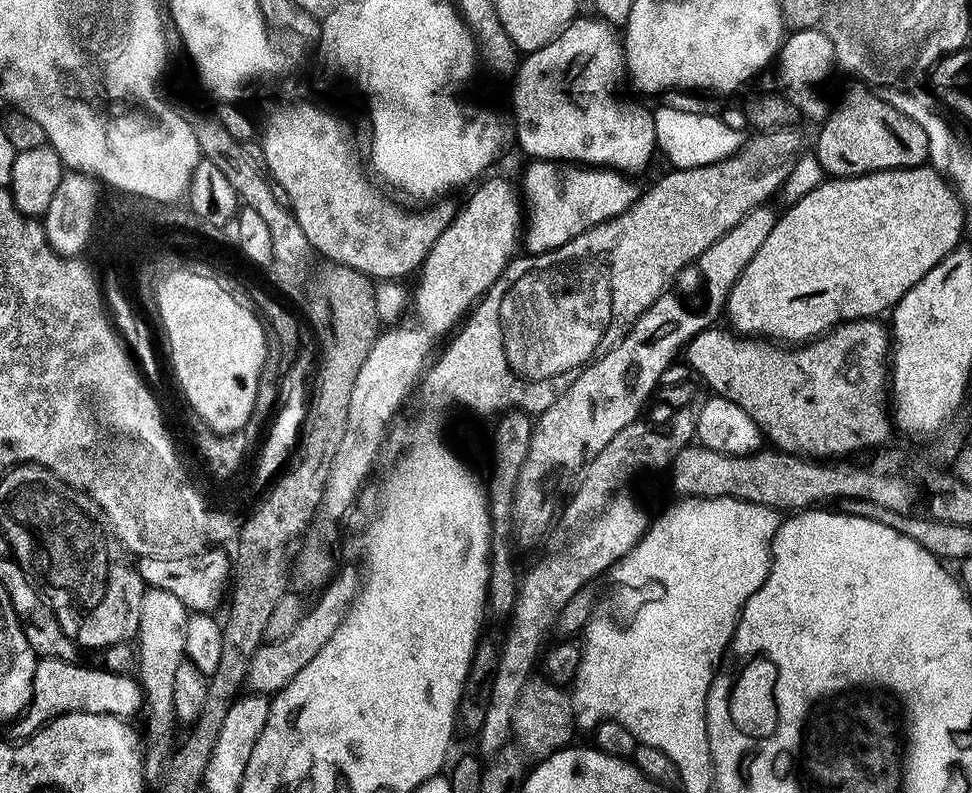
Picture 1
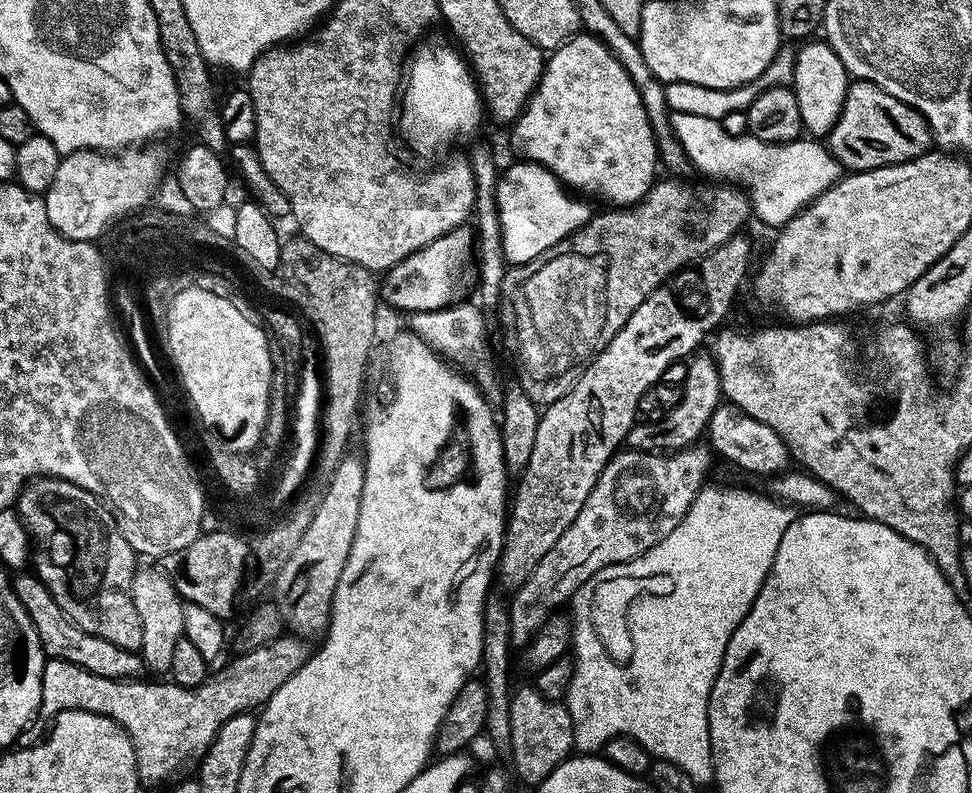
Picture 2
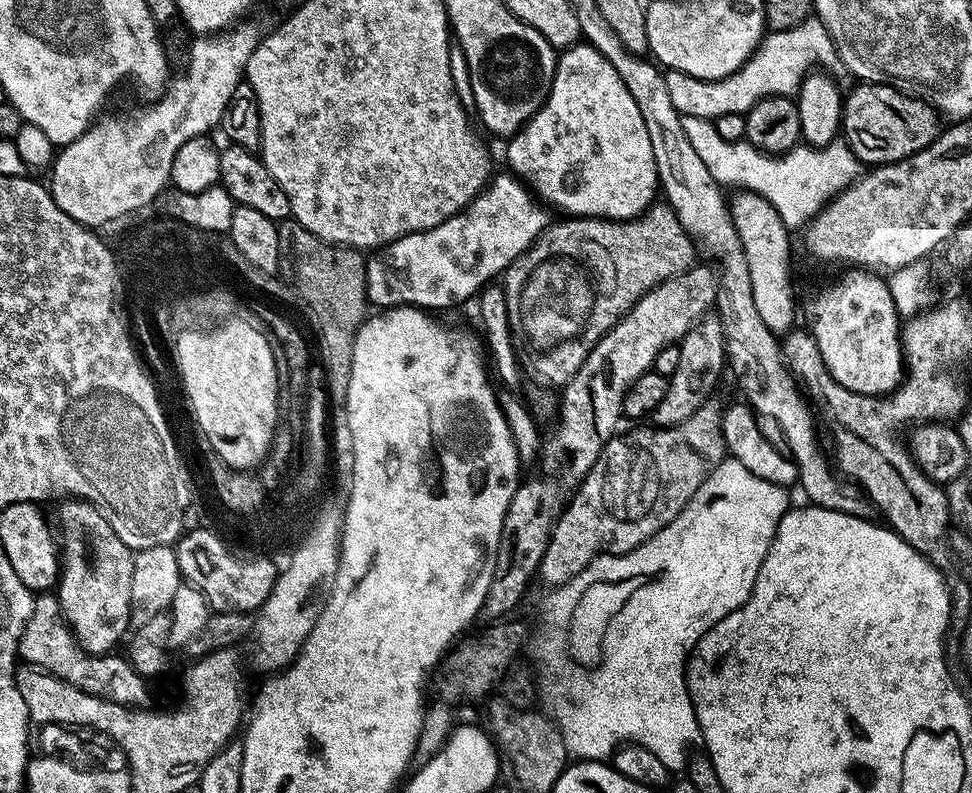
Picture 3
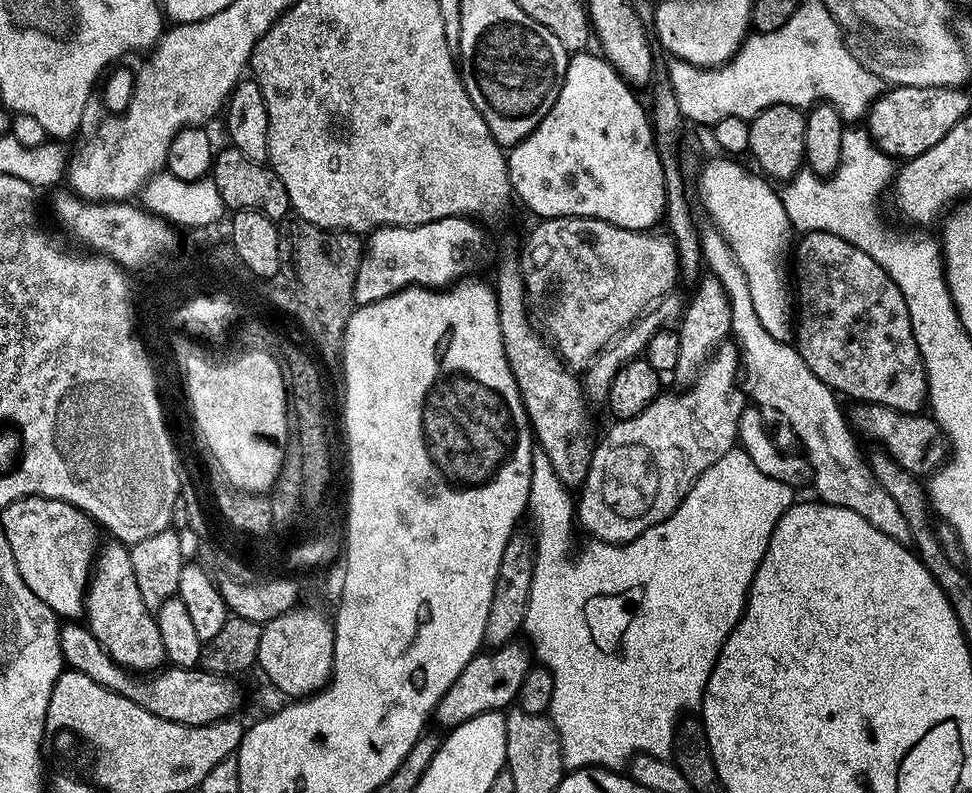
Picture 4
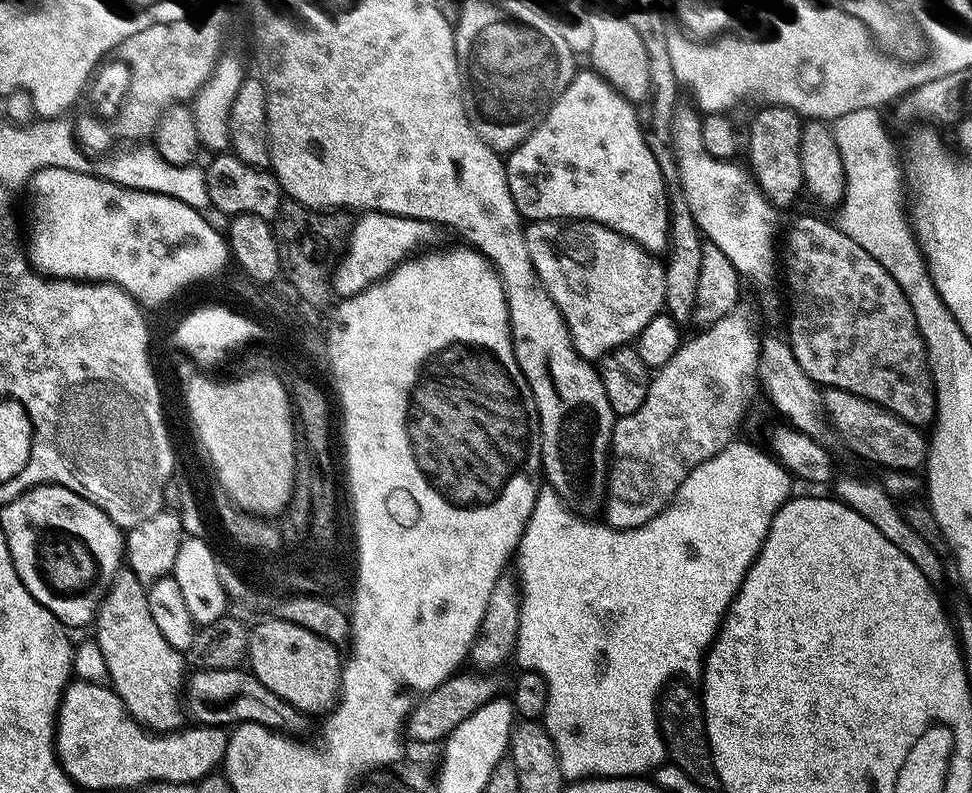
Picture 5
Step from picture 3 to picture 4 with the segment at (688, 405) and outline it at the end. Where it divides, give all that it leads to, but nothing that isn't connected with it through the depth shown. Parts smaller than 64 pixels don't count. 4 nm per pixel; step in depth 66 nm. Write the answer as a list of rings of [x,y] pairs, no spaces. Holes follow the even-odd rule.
[[[710,274],[703,275],[694,289],[696,290],[689,304],[687,301],[676,330],[679,336],[679,358],[672,371],[672,378],[680,388],[691,387],[706,361],[712,358],[716,348],[729,337],[732,329],[728,295],[718,280]]]

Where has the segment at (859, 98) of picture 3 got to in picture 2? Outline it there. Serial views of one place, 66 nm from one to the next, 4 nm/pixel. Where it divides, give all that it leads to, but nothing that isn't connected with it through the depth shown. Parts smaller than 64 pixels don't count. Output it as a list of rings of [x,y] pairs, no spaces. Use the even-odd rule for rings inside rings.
[[[855,79],[849,83],[842,114],[829,132],[826,144],[841,167],[850,172],[865,172],[923,156],[932,139],[930,126],[917,109],[894,98],[891,91],[876,83]]]

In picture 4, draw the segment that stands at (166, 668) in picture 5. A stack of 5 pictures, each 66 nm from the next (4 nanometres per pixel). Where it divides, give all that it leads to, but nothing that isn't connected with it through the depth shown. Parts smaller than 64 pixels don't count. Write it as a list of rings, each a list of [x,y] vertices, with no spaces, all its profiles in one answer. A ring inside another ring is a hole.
[[[111,542],[99,549],[86,593],[86,624],[114,663],[137,674],[152,674],[165,663],[162,634],[139,593],[131,554],[125,545]]]

